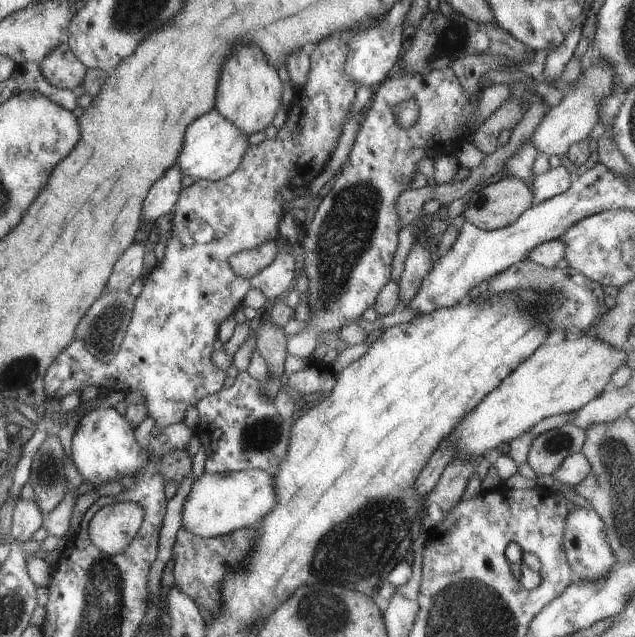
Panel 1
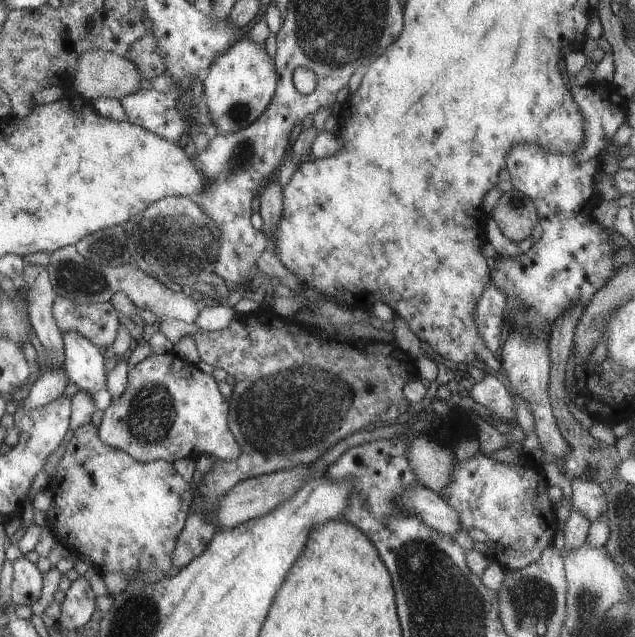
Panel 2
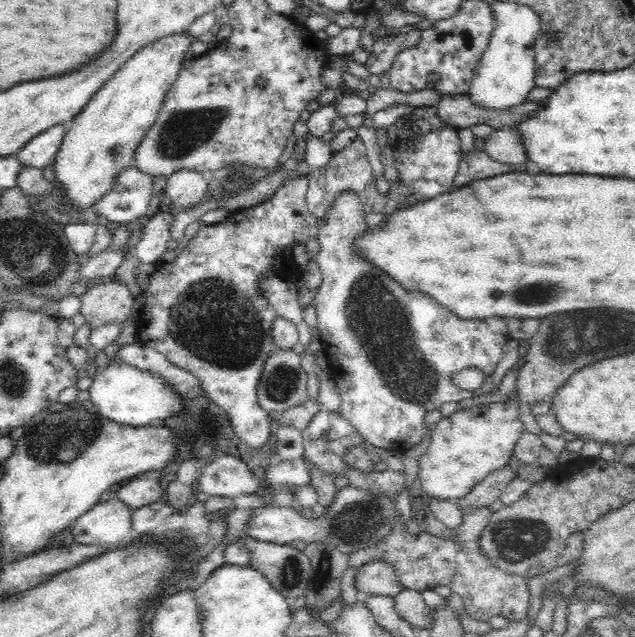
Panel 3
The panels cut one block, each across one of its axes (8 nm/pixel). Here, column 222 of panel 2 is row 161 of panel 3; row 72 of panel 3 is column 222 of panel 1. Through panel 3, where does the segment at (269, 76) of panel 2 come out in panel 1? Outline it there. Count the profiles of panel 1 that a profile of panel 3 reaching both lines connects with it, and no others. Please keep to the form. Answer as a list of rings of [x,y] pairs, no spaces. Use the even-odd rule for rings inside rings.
[[[215,108],[199,116],[185,130],[185,138],[176,160],[181,176],[189,176],[193,180],[217,182],[235,171],[248,148],[248,136],[241,134],[229,120],[225,120]]]

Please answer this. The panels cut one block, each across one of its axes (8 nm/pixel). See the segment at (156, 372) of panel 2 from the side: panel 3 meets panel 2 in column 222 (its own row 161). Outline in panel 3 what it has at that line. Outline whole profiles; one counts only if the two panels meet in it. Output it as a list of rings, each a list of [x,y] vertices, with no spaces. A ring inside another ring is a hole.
[[[444,128],[424,135],[413,145],[410,144],[396,159],[396,168],[400,172],[399,179],[411,188],[418,201],[428,200],[442,192],[454,190],[453,182],[458,172],[463,152],[460,149],[458,132],[452,128]]]

